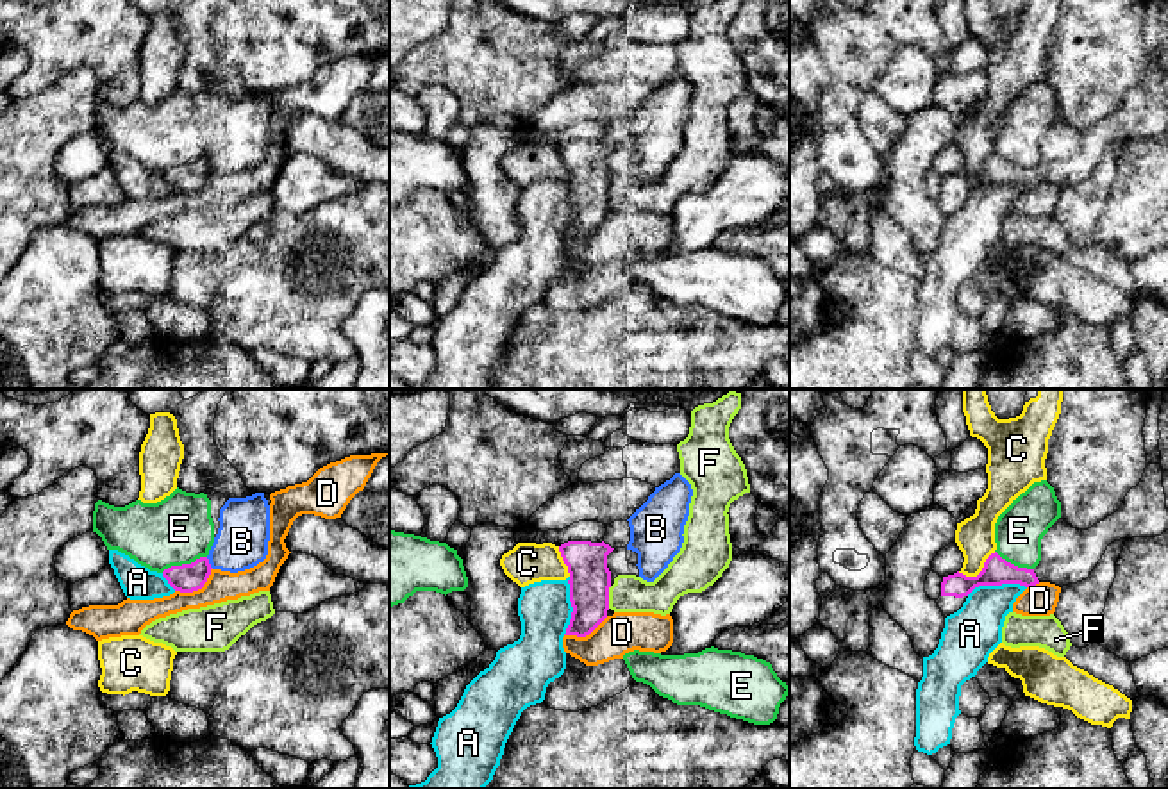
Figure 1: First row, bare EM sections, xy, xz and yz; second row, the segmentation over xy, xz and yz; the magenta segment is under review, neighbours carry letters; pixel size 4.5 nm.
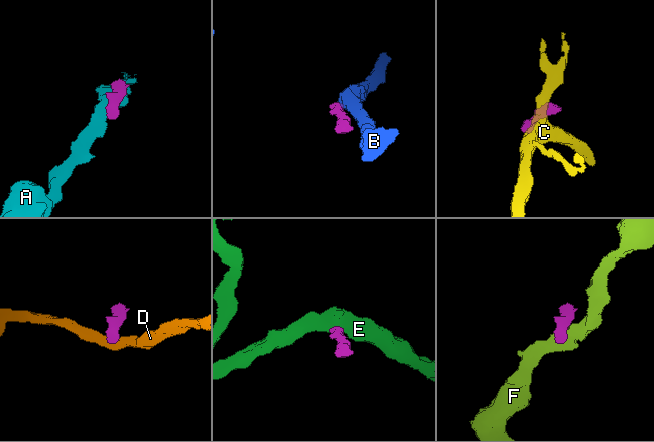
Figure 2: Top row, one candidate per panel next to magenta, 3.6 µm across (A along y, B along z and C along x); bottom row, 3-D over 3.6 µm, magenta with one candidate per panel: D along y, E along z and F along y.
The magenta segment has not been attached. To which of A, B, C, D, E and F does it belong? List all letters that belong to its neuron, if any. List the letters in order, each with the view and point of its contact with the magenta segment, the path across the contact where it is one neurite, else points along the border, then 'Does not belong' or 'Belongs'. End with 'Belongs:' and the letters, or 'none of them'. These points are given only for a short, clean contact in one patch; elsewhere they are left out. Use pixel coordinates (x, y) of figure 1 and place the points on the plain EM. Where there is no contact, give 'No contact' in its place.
A: Touches magenta at yz (995, 184). Does not belong
B: Touches magenta at xy (208, 163). Boundary: xy (206, 157), (213, 168). Does not belong
C: Touches magenta at yz (981, 172). Boundary: yz (995, 152), (976, 175), (958, 172). Does not belong
D: Touches magenta at xy (197, 190). Does not belong
E: Touches magenta at xy (183, 165). Boundary: xy (206, 156), (190, 163), (172, 165), (161, 172). Does not belong
F: Touches magenta at xz (608, 197). Boundary: xz (611, 186), (608, 207). Does not belong
Belongs: none of them

